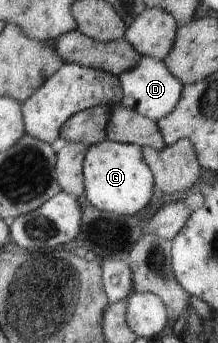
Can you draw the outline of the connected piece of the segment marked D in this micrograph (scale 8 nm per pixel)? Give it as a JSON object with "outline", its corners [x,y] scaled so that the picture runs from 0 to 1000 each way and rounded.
{"outline":[[[651,163],[628,195],[546,216],[541,227],[555,259],[564,259],[555,303],[711,356],[725,356],[757,335],[775,335],[830,289],[839,248],[817,230],[803,230],[798,219],[784,219],[748,175]]]}

